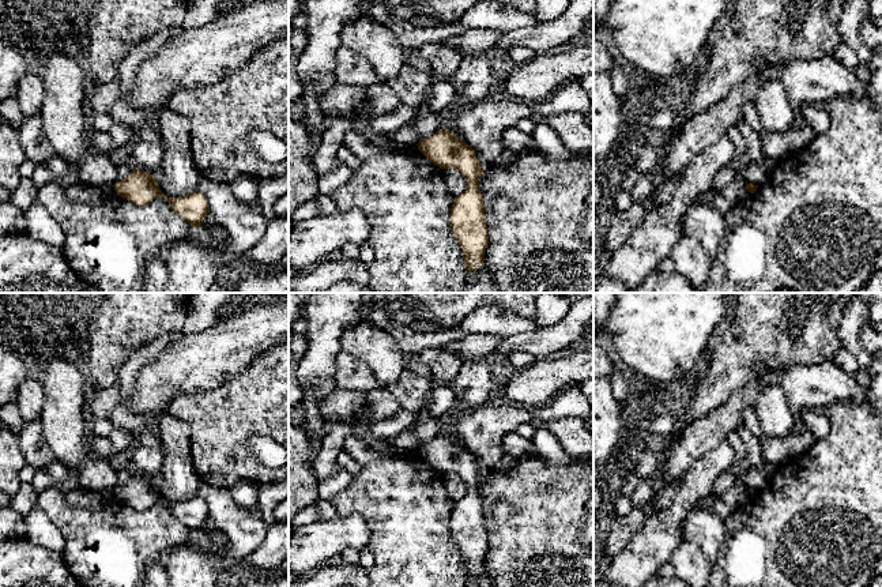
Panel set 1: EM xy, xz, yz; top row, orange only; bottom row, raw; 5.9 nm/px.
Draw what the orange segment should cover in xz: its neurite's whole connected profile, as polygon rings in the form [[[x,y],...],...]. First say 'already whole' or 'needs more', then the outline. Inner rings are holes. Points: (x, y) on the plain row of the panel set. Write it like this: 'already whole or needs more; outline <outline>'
already whole; outline [[[448,433],[421,444],[416,451],[430,467],[441,474],[456,474],[467,485],[466,496],[453,505],[449,528],[463,556],[468,582],[470,577],[480,573],[489,549],[486,518],[479,494],[485,474],[479,470],[475,455]]]

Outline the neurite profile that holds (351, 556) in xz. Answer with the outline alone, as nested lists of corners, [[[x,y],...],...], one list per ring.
[[[346,548],[340,553],[338,560],[342,561],[342,562],[351,564],[351,565],[358,565],[358,564],[361,564],[361,550],[354,549],[354,548]]]

